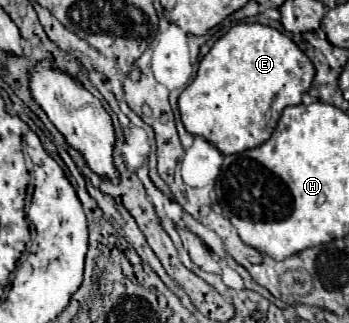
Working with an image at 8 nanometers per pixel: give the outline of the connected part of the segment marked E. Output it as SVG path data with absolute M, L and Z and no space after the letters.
M235 24L223 34L199 62L199 70L191 84L181 92L177 104L185 130L211 142L221 154L239 154L267 142L279 122L283 108L301 104L301 96L311 88L315 78L313 62L297 48L297 44L279 30L263 24Z

